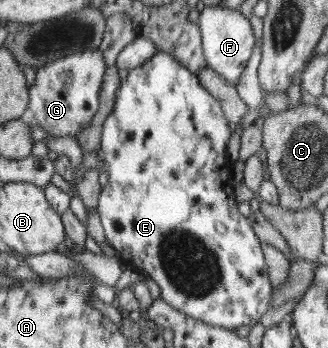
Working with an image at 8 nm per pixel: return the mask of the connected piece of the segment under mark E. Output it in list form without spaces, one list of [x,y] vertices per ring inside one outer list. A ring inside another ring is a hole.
[[[156,51],[156,55],[152,55],[152,59],[129,70],[127,78],[121,81],[116,93],[114,109],[107,121],[104,122],[100,154],[103,165],[106,165],[106,171],[108,171],[108,182],[100,190],[97,211],[107,236],[107,243],[115,249],[117,256],[129,267],[156,281],[162,294],[161,299],[165,303],[182,314],[186,314],[188,318],[235,332],[238,327],[259,324],[262,316],[271,309],[273,287],[269,278],[268,266],[264,261],[261,241],[254,233],[254,228],[247,217],[238,212],[238,204],[229,205],[229,203],[234,203],[234,195],[226,193],[226,189],[223,188],[226,180],[232,177],[232,164],[227,158],[227,145],[231,135],[228,119],[224,117],[220,103],[202,86],[198,75],[184,67],[172,55],[164,51]]]

